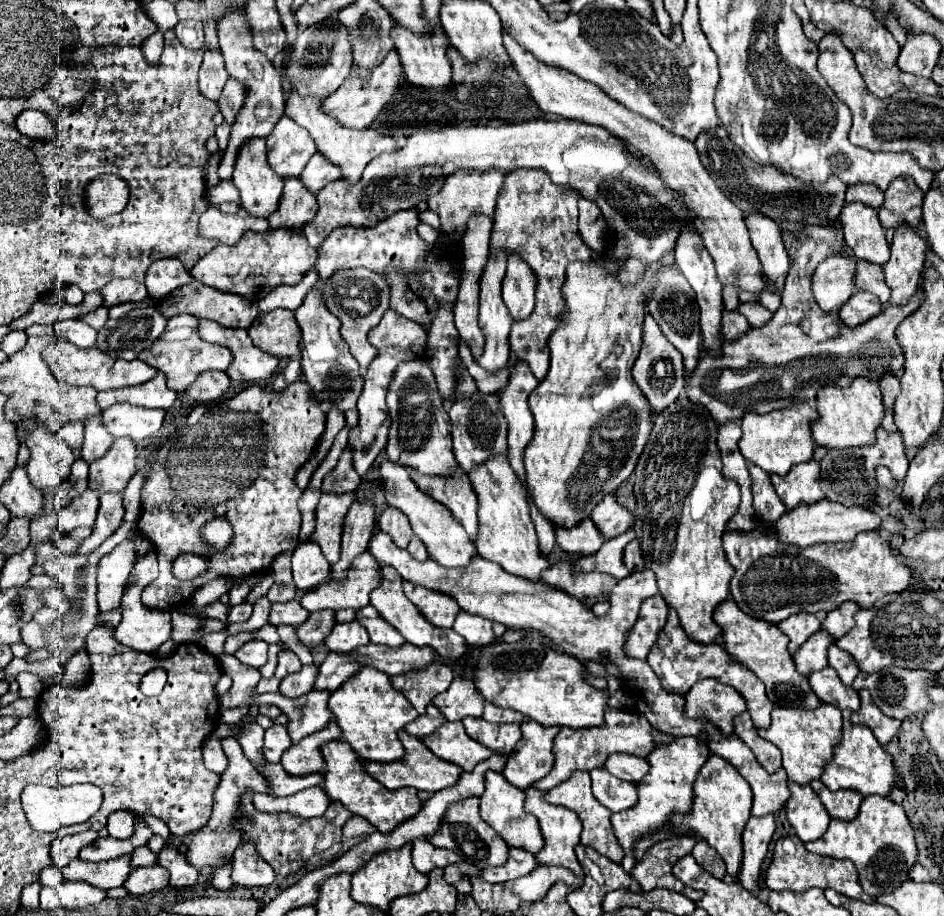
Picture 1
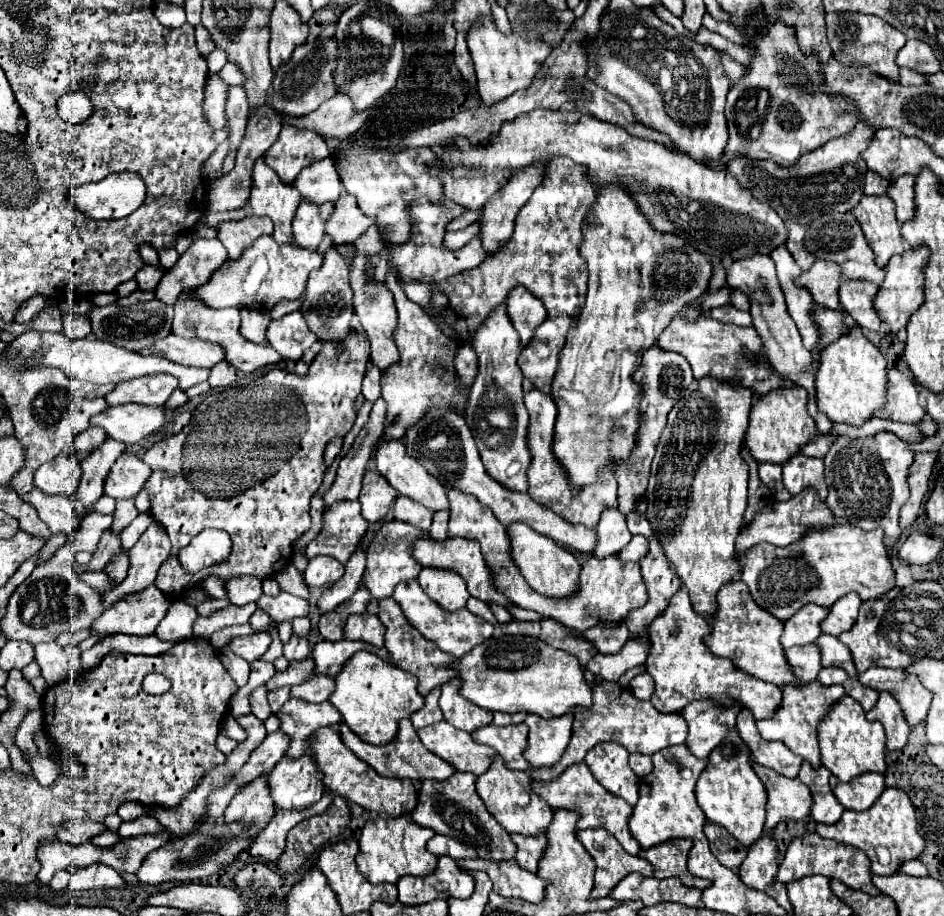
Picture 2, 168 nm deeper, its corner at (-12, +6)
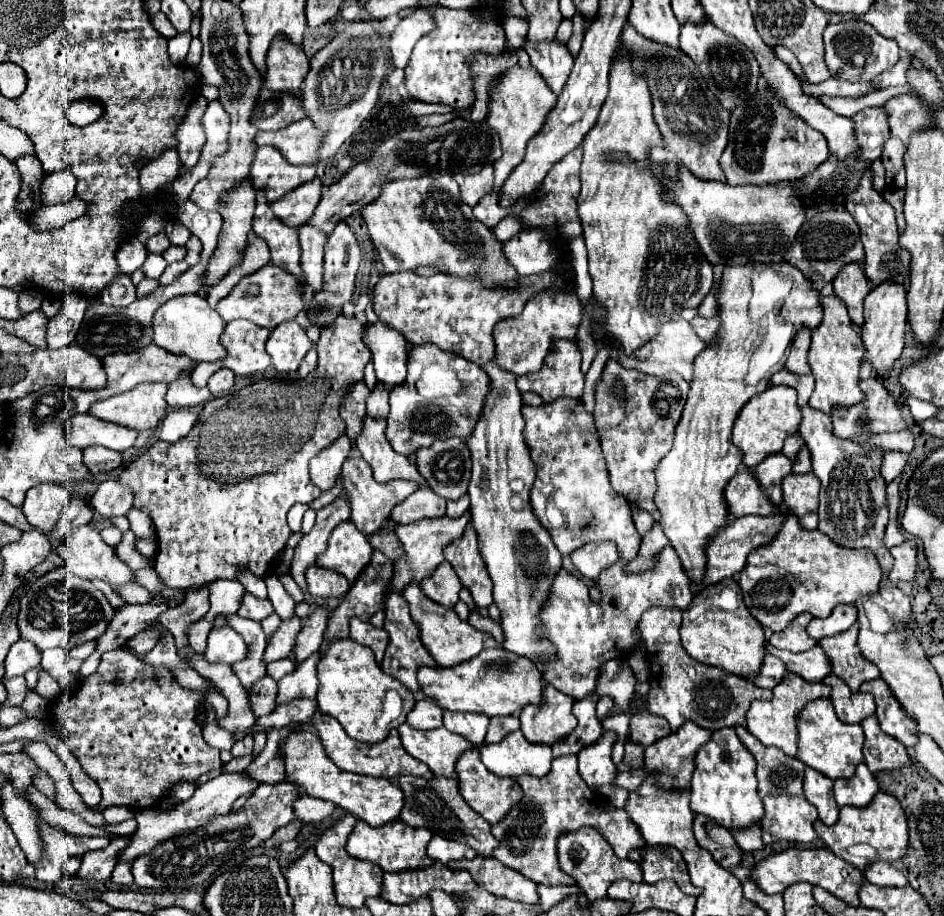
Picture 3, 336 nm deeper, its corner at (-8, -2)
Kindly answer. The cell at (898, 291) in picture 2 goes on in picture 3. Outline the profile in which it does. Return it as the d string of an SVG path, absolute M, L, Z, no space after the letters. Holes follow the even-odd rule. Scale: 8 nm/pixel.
M884 282L876 286L864 300L864 326L860 328L860 336L866 346L864 362L868 362L874 370L884 372L888 370L898 358L904 348L906 336L906 322L908 322L908 306L906 306L906 288L902 284Z

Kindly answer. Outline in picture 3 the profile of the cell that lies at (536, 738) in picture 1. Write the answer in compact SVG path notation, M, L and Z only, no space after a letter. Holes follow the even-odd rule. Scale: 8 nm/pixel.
M550 684L544 690L544 698L546 702L542 706L526 706L520 712L520 730L532 744L554 746L576 728L576 718L572 714L574 698L558 692Z

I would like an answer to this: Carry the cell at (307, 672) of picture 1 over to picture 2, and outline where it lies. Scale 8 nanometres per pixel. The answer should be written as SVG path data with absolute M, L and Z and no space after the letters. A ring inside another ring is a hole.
M306 658L302 662L290 662L290 666L282 672L276 672L268 682L268 690L276 690L280 686L296 686L296 684L304 684L306 680L312 678L312 658Z

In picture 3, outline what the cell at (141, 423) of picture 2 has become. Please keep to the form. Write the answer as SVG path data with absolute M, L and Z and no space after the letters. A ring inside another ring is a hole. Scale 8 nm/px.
M74 414L66 426L66 438L72 446L88 448L88 446L106 446L110 450L126 450L134 444L136 432L126 426L116 426L112 422L98 420L92 414Z

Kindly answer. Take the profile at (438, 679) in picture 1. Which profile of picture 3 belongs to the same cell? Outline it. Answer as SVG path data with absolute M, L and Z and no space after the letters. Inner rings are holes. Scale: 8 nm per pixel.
M390 594L386 596L386 602L384 602L384 630L388 632L390 636L390 642L386 646L386 652L384 652L384 660L382 660L382 670L390 676L394 676L396 680L400 680L408 690L412 690L414 694L420 692L420 684L416 680L416 672L420 666L438 666L436 660L430 656L430 652L422 646L420 642L420 634L418 634L418 626L412 622L410 618L410 612L408 612L408 604L404 602L404 598L400 594Z

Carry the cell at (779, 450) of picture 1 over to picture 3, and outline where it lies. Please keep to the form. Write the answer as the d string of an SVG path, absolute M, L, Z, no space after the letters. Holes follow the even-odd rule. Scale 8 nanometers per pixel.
M770 386L768 390L764 390L762 394L756 394L738 414L738 420L734 424L734 432L732 432L732 442L742 450L742 462L748 468L758 466L764 458L768 458L770 454L782 452L784 440L792 434L798 432L800 426L800 410L796 404L796 390L792 390L790 386Z

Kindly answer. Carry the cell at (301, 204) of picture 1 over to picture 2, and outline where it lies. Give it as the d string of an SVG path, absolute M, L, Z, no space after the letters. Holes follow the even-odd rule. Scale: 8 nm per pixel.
M302 202L298 206L296 218L292 222L294 242L306 250L318 250L322 238L326 236L326 222L332 214L334 204L328 206L312 206L310 202Z

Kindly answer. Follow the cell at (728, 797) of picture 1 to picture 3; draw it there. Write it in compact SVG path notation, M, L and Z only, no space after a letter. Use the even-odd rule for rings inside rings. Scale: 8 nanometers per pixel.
M734 728L716 730L708 744L704 744L696 754L696 770L690 784L690 808L696 814L712 818L716 824L728 830L744 830L752 822L760 822L764 816L764 806L758 796L758 782L754 776L756 760L738 740Z

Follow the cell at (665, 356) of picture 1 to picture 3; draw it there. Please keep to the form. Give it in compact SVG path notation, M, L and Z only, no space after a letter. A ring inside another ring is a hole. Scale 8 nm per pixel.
M614 356L604 366L602 378L596 386L596 430L606 464L610 468L612 488L638 510L648 510L650 514L656 512L654 468L656 462L672 448L674 426L680 420L688 390L690 386L684 378L680 378L680 374L668 374L668 378L652 378L650 374L622 368ZM616 378L620 378L624 384L622 392L616 392L614 388Z

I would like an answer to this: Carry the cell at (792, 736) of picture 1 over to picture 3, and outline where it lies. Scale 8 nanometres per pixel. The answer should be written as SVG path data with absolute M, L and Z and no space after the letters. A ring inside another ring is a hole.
M786 674L784 680L772 690L774 698L770 702L752 702L746 718L748 718L748 730L752 736L756 736L764 746L776 746L788 756L796 756L798 750L798 730L796 730L796 718L800 716L800 710L804 710L804 704L818 700L818 698L830 698L830 688L822 682L806 682L798 674Z

